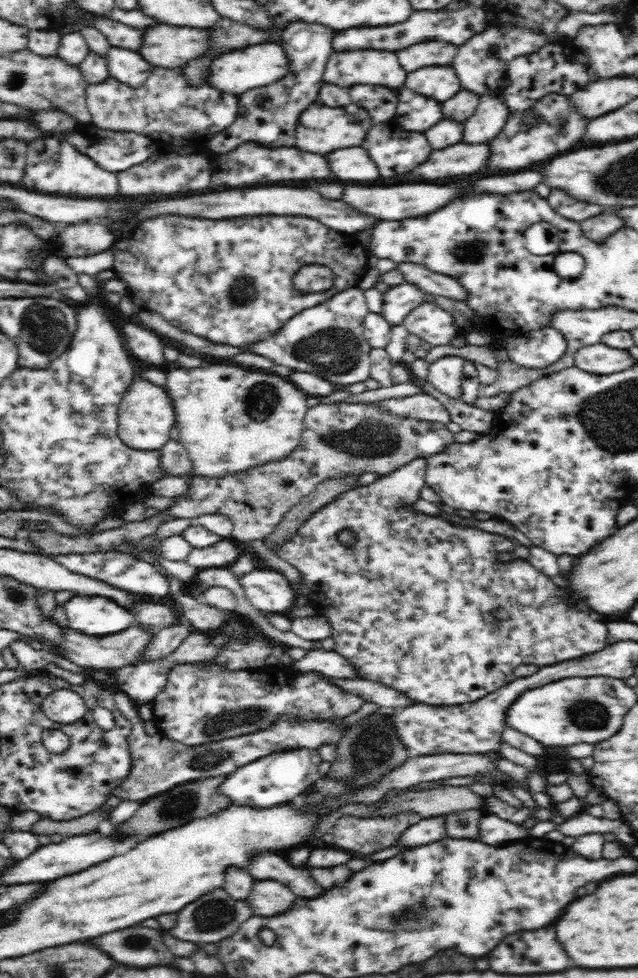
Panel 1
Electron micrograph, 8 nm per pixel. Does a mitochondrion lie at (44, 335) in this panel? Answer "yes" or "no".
yes

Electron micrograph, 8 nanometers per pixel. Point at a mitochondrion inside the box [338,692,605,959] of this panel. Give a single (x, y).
(373, 739)

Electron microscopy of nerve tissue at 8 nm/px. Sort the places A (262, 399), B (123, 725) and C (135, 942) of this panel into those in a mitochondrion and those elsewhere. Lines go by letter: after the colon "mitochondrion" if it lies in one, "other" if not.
A: mitochondrion
B: other
C: mitochondrion

